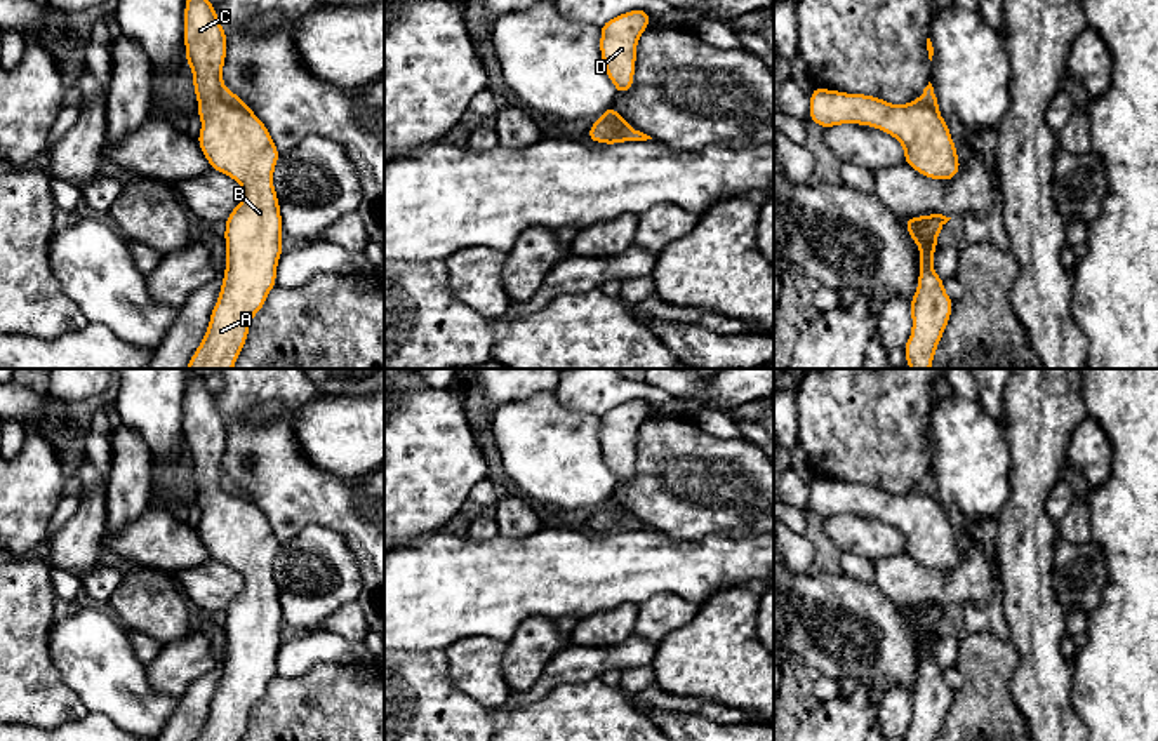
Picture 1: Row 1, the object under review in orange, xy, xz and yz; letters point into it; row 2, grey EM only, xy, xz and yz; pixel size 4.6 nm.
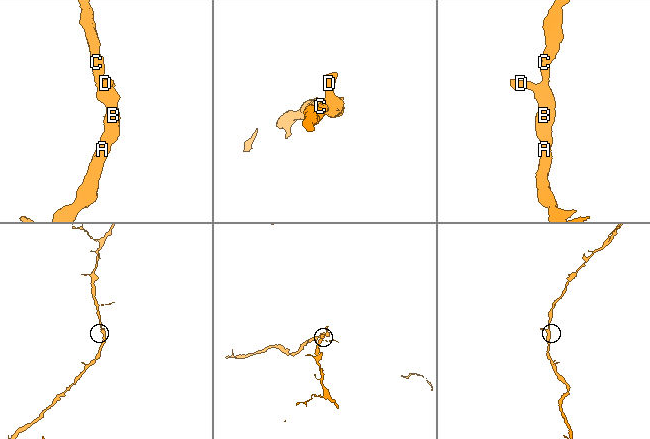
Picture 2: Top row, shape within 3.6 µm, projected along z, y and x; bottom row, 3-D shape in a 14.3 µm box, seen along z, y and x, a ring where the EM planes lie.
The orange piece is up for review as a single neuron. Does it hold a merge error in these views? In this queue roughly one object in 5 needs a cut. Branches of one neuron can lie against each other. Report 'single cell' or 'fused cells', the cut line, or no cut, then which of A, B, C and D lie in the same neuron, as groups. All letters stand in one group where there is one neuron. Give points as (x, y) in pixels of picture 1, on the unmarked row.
single cell; no cut; A B C D

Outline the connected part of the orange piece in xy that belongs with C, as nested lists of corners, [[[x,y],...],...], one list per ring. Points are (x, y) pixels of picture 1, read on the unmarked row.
[[[190,370],[190,383],[184,393],[184,438],[186,454],[193,461],[193,480],[200,491],[195,497],[202,508],[202,520],[196,531],[210,558],[230,565],[243,577],[243,588],[224,609],[226,659],[223,675],[212,698],[207,722],[195,741],[242,741],[254,704],[261,701],[270,680],[276,675],[276,656],[283,644],[283,612],[273,576],[273,562],[280,541],[268,517],[250,496],[224,477],[226,437],[226,423],[216,397],[207,390],[202,376]]]

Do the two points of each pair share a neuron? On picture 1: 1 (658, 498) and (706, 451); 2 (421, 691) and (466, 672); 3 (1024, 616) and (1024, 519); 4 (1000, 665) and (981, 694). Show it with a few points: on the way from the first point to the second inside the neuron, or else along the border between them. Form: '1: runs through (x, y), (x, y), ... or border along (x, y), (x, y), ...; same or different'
1: runs through (670, 486), (696, 460); same
2: border along (444, 651), (449, 661), (449, 679), (482, 705); different
3: runs through (1024, 592), (1024, 543); same
4: runs through (993, 672), (986, 680), (986, 687); same

